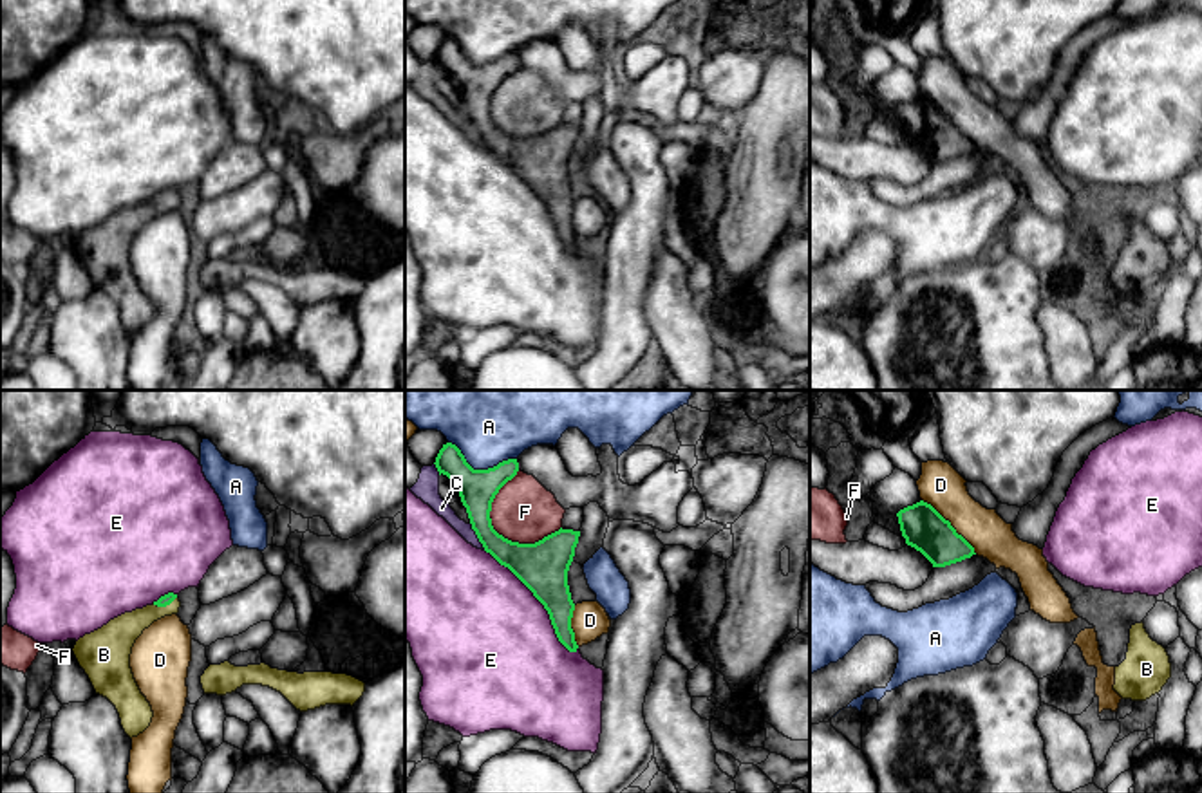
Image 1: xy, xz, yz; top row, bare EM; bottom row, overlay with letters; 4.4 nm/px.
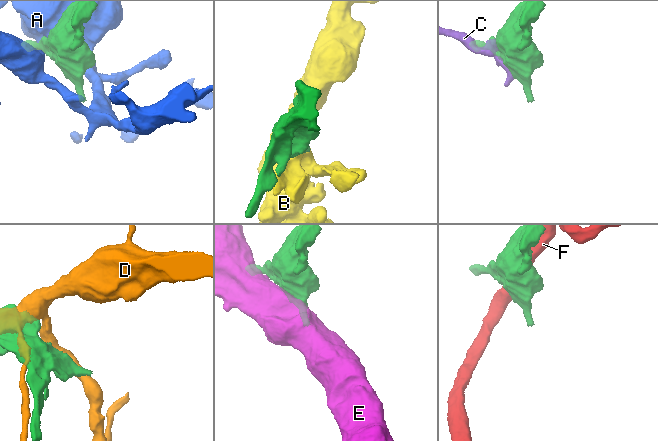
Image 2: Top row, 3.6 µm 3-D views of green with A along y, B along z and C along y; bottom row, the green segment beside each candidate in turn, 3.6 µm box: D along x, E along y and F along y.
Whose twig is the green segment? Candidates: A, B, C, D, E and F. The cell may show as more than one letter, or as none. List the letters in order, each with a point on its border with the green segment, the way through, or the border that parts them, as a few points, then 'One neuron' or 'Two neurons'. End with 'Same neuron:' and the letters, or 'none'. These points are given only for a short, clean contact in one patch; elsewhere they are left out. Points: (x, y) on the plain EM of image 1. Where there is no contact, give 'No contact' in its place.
A: Touches green at xz (481, 65). Two neurons
B: Touches green at xy (163, 201). Path across: xy (165, 195), (163, 201), (134, 217), (118, 232). One neuron
C: Touches green at xz (478, 132). Two neurons
D: Touches green at yz (949, 120). Two neurons
E: Touches green at xz (539, 195). Two neurons
F: Touches green at xz (490, 114). Two neurons
Same neuron: B

